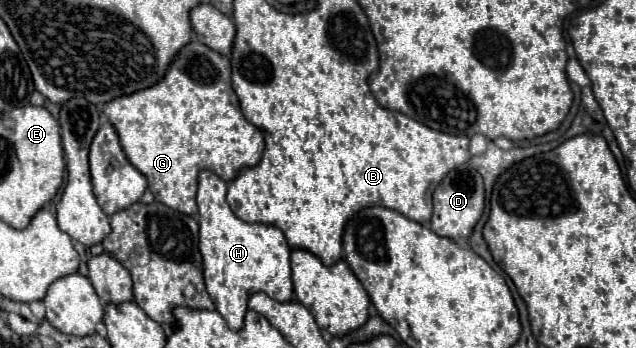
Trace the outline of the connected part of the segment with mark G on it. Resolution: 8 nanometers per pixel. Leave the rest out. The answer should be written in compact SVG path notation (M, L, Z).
M189 42L173 60L165 78L133 96L121 96L103 106L105 116L117 128L121 146L129 156L129 162L147 178L149 190L155 200L183 214L193 216L197 212L195 194L197 194L197 176L201 170L211 170L225 182L231 182L241 170L253 168L259 164L265 140L263 132L253 126L241 114L237 94L231 86L231 62L227 56L217 54L201 42Z

